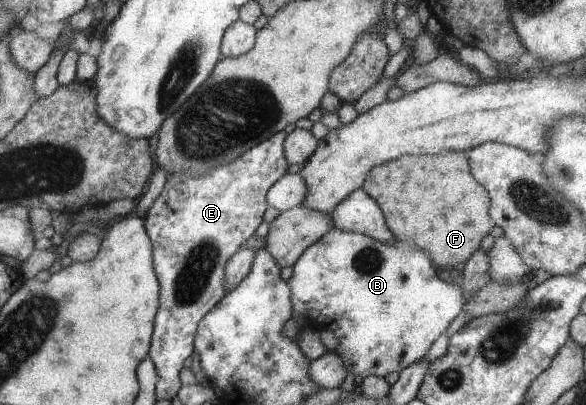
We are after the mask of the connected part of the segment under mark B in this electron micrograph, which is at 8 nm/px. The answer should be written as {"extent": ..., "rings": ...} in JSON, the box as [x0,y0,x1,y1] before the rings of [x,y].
{"extent":[288,226,463,377],"rings":[[[334,226],[317,241],[313,242],[301,253],[300,258],[291,265],[293,273],[288,280],[288,289],[292,290],[292,309],[293,314],[297,319],[303,319],[307,328],[321,332],[322,330],[330,332],[336,340],[335,348],[332,350],[337,357],[340,358],[341,364],[344,369],[353,376],[380,376],[384,377],[388,373],[400,373],[405,370],[410,364],[419,360],[431,347],[431,344],[439,337],[441,333],[449,326],[454,317],[463,309],[463,297],[460,287],[455,285],[447,285],[443,283],[437,275],[435,269],[431,267],[431,259],[425,255],[419,247],[411,245],[411,243],[403,243],[403,241],[394,242],[379,242],[375,239],[368,237],[365,234],[357,234],[354,232],[345,232],[344,230],[336,229]]]}

